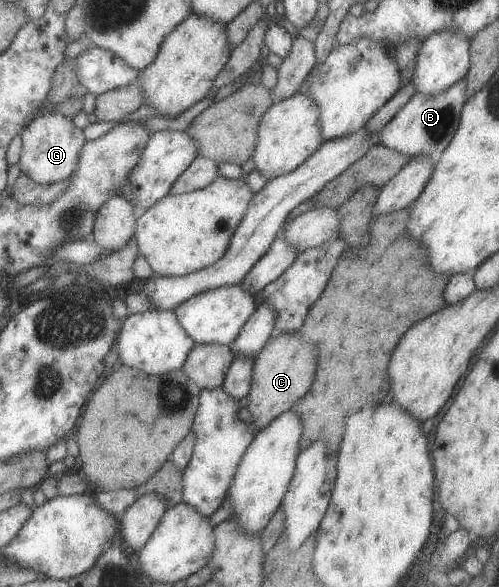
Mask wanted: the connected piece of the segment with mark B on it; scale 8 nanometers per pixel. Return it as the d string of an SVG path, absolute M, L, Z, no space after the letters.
M462 78L434 95L414 92L406 105L379 131L379 143L409 157L429 155L436 163L458 129L461 109L467 99L466 84L466 78Z

